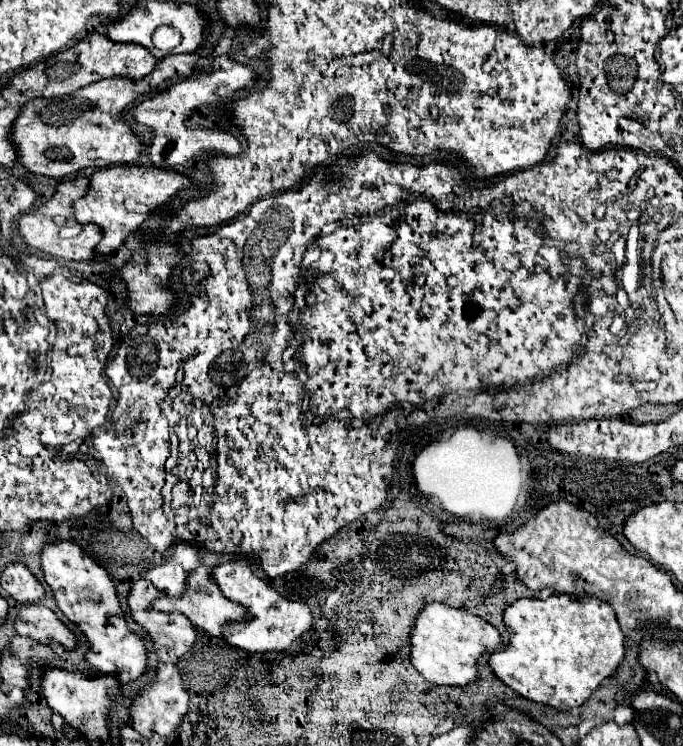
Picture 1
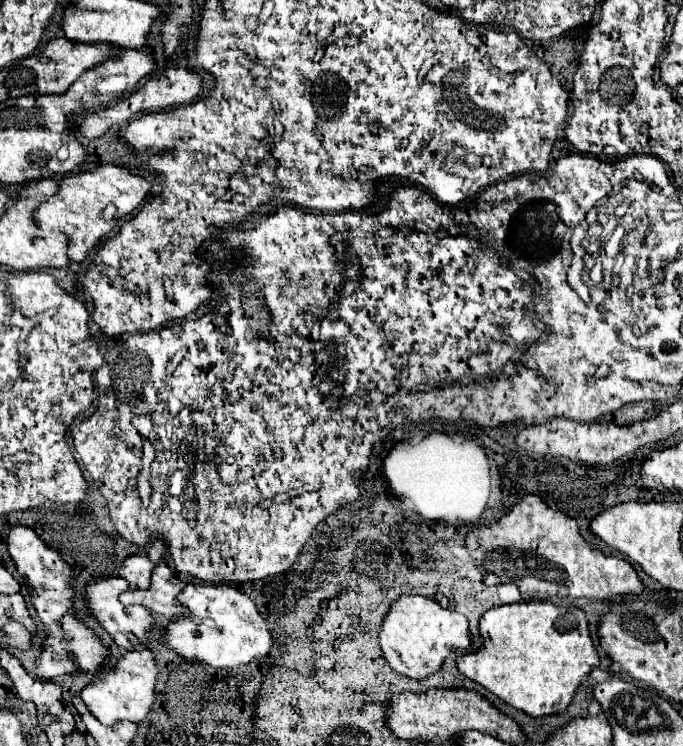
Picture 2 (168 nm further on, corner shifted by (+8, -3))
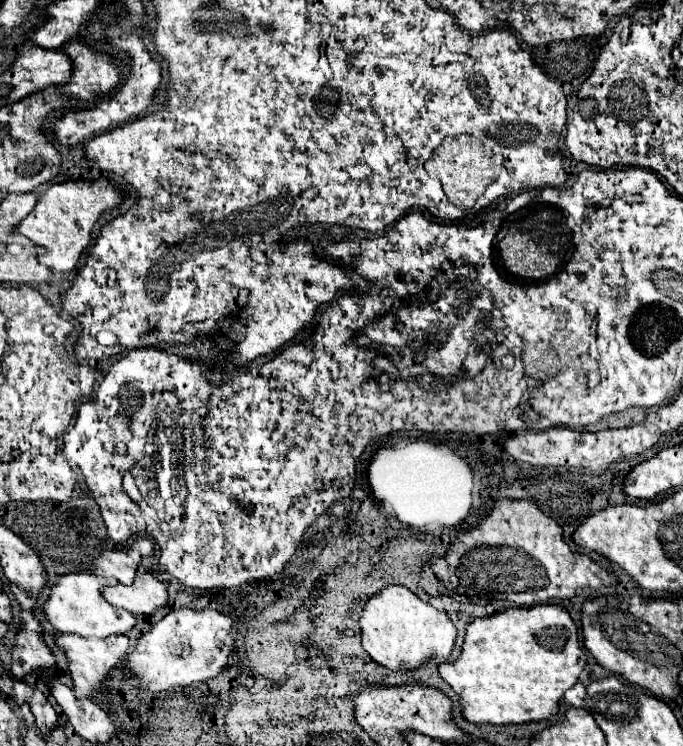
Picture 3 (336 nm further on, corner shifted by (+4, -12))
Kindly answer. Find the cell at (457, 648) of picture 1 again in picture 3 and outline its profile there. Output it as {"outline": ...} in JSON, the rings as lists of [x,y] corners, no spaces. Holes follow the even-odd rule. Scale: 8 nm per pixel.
{"outline":[[[389,584],[365,602],[359,616],[359,626],[365,652],[389,670],[415,670],[431,656],[451,654],[457,636],[457,630],[445,612],[423,602],[405,586],[395,584]]]}

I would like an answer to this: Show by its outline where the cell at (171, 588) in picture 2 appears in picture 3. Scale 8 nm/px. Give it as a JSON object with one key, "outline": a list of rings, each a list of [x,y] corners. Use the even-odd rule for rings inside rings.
{"outline":[[[137,572],[133,584],[105,588],[105,600],[131,614],[153,614],[167,604],[167,588],[149,572]]]}

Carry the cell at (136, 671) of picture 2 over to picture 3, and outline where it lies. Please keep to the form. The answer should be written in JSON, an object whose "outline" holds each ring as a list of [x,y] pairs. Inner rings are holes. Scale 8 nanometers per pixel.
{"outline":[[[55,634],[55,646],[59,648],[61,654],[67,656],[69,660],[69,674],[73,678],[73,690],[77,696],[87,696],[95,704],[107,704],[107,696],[101,694],[99,684],[109,676],[109,672],[127,656],[129,650],[129,640],[127,636],[109,636],[107,640],[87,640],[75,634]]]}

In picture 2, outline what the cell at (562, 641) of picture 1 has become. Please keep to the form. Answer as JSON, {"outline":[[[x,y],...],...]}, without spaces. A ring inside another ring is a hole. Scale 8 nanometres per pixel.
{"outline":[[[537,601],[499,605],[481,615],[479,633],[483,645],[457,659],[459,671],[531,717],[563,713],[583,677],[593,667],[599,667],[601,661],[589,633],[587,617],[573,605],[559,607]]]}

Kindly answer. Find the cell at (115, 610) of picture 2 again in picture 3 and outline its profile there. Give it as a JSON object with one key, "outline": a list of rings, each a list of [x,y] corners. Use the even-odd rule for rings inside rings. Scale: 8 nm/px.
{"outline":[[[69,572],[63,576],[57,576],[47,588],[49,588],[49,600],[43,606],[43,612],[53,626],[55,632],[69,632],[79,634],[83,638],[107,638],[111,634],[125,634],[135,626],[135,616],[127,610],[111,606],[103,596],[103,586],[116,585],[117,580],[104,578],[95,573]]]}

